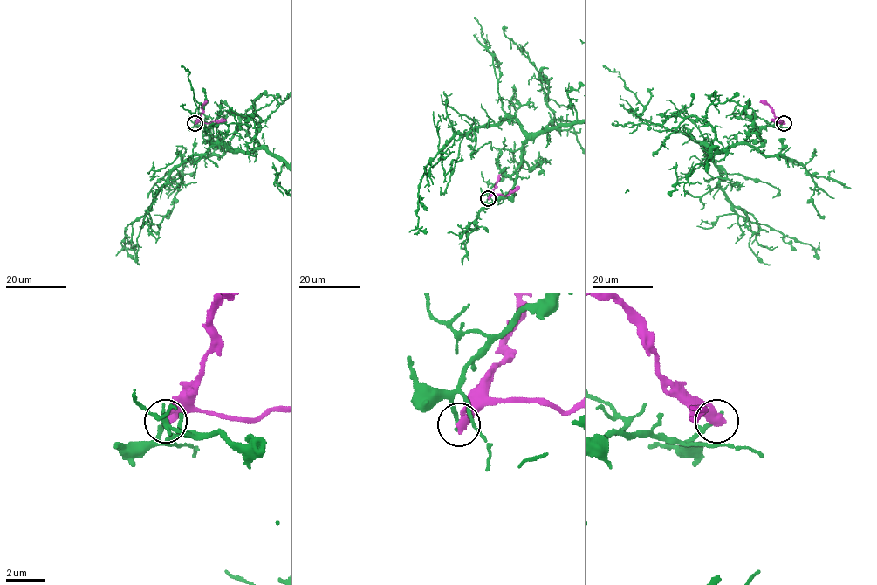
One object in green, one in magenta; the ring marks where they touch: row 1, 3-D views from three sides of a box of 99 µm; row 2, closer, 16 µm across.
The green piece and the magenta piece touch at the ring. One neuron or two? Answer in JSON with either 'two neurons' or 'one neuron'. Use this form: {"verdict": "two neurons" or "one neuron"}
{"verdict": "two neurons"}

